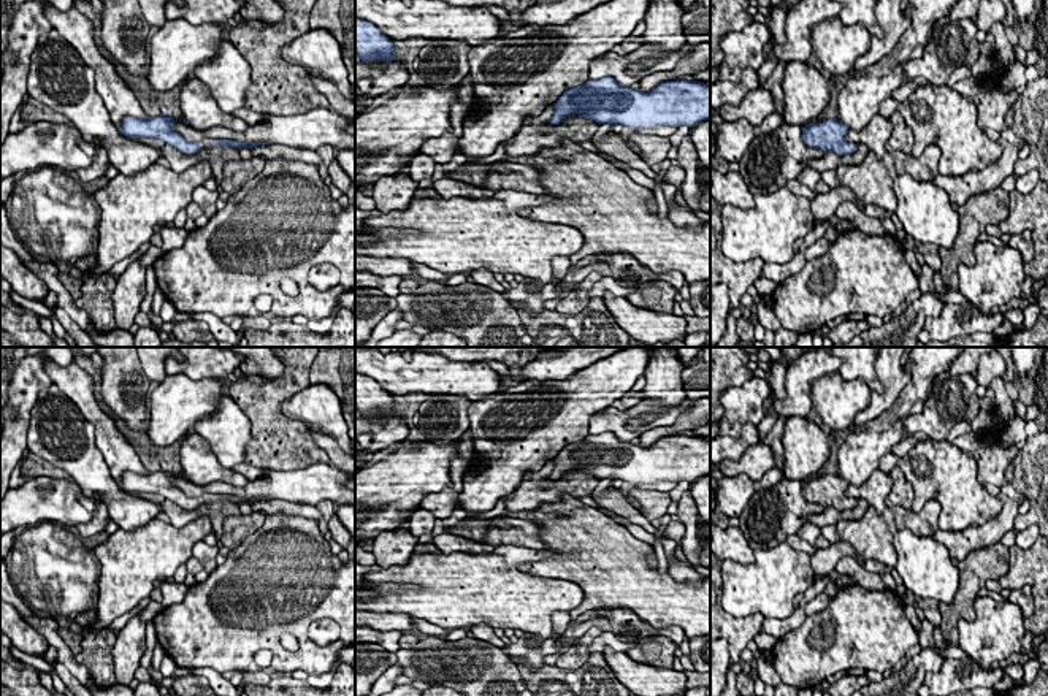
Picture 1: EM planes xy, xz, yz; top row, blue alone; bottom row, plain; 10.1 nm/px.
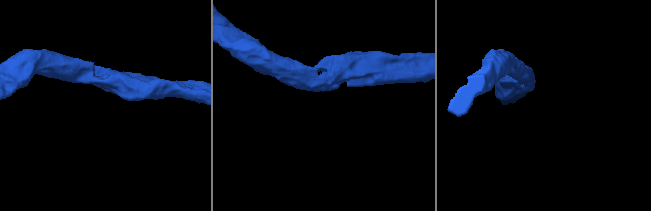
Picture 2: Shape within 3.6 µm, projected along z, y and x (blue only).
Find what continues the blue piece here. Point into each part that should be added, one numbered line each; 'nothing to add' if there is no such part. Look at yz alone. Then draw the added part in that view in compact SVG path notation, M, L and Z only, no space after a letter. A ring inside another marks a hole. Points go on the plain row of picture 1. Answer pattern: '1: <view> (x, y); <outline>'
nothing to add

